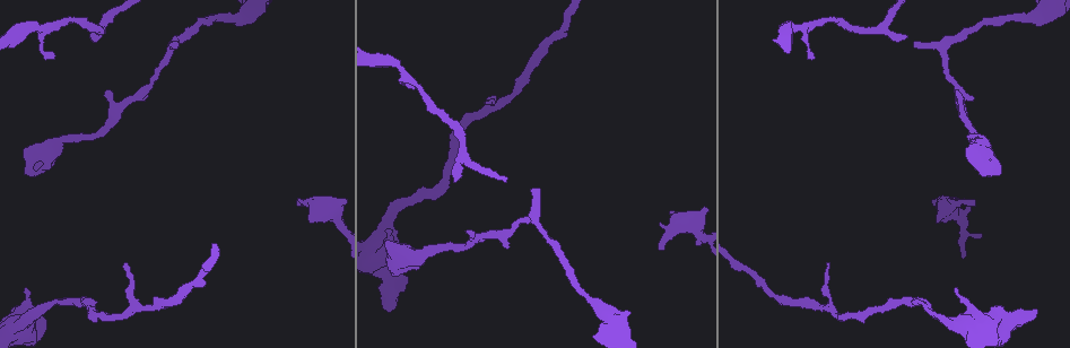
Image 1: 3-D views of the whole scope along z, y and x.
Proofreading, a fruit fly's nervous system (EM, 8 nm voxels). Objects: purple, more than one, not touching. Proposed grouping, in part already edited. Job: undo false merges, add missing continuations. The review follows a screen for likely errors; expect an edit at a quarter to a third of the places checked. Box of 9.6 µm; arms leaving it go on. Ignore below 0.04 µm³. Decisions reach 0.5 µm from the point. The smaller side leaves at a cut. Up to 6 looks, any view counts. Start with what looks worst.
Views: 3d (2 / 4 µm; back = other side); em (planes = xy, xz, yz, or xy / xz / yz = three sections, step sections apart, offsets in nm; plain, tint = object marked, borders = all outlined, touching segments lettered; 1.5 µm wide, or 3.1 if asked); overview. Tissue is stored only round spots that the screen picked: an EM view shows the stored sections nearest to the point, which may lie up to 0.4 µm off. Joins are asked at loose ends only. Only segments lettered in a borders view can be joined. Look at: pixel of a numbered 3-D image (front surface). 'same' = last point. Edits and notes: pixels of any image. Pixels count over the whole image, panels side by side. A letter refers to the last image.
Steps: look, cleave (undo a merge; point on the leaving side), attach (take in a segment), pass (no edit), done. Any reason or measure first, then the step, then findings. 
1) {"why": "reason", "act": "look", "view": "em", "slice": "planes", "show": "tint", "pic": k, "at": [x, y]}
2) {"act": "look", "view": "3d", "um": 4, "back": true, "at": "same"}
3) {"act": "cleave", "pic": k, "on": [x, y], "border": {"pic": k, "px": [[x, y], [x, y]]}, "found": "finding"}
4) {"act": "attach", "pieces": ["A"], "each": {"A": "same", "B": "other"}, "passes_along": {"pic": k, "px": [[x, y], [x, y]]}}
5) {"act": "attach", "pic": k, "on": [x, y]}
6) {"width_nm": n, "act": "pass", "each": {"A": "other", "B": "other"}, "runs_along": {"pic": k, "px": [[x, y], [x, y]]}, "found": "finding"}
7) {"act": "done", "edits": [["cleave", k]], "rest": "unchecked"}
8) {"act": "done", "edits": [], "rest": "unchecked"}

{"why": "sharp bend", "act": "look", "view": "em", "slice": "xz", "step": 8, "show": "borders", "pic": 1, "at": [28, 165]}

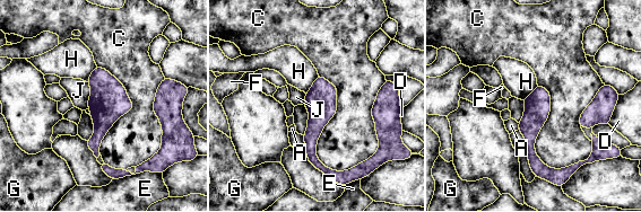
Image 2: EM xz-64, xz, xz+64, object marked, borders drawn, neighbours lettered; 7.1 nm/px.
{"width_nm": 190, "act": "pass", "each": {"A": "other", "C": "other", "D": "other", "E": "other", "F": "other", "G": "other", "H": "other", "J": "other"}, "border": {"pic": 2, "px": [[318, 74], [305, 94]]}, "found": "one neuron here"}

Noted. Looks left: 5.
{"why": "branch stops here", "act": "look", "view": "3d", "um": 4, "pic": 1, "at": [92, 36]}

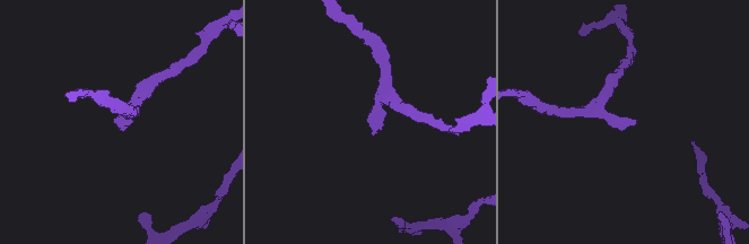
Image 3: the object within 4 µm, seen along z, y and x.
{"act": "look", "view": "em", "slice": "xz", "step": 8, "show": "borders", "pic": 3, "at": [373, 135]}

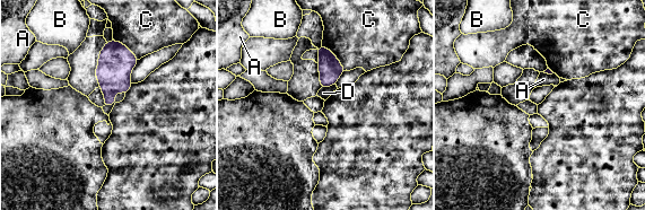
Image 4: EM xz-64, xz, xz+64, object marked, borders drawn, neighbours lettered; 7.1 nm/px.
{"act": "look", "view": "em", "slice": "planes", "show": "borders", "at": "same"}

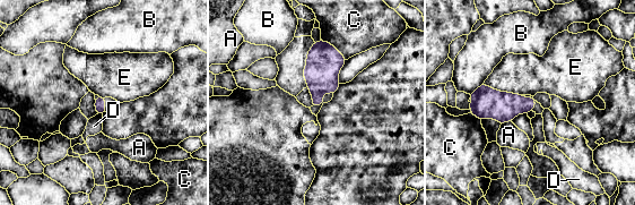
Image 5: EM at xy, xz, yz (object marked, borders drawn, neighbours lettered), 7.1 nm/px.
{"act": "pass", "each": {"A": "other", "B": "other", "C": "other", "D": "other", "E": "other"}, "border": {"pic": 5, "px": [[484, 83], [494, 88], [521, 95]]}, "found": "no lettered segment goes on from it"}

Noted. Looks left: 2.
{"why": "thin end", "act": "look", "view": "em", "slice": "xz", "step": 8, "show": "tint", "pic": 1, "at": [954, 289]}

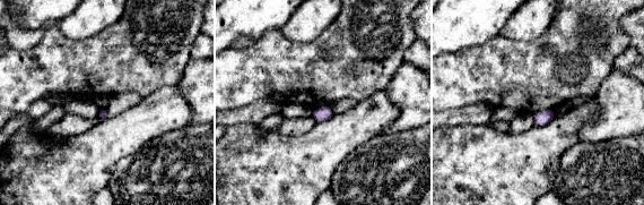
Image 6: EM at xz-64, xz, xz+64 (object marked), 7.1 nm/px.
{"act": "look", "view": "em", "slice": "planes", "show": "borders", "at": "same"}

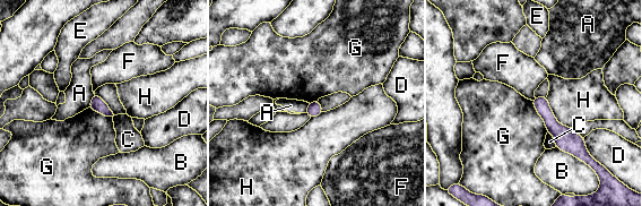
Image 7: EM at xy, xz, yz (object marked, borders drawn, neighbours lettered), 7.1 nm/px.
{"width_nm": 100, "act": "pass", "each": {"A": "other", "B": "other", "C": "other", "D": "other", "E": "other", "F": "other", "G": "other", "H": "other"}, "runs_along": {"pic": 7, "px": [[537, 100], [577, 154]]}, "found": "no lettered segment goes on from it"}

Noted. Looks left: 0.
{"act": "done", "edits": [], "rest": "unchecked"}

